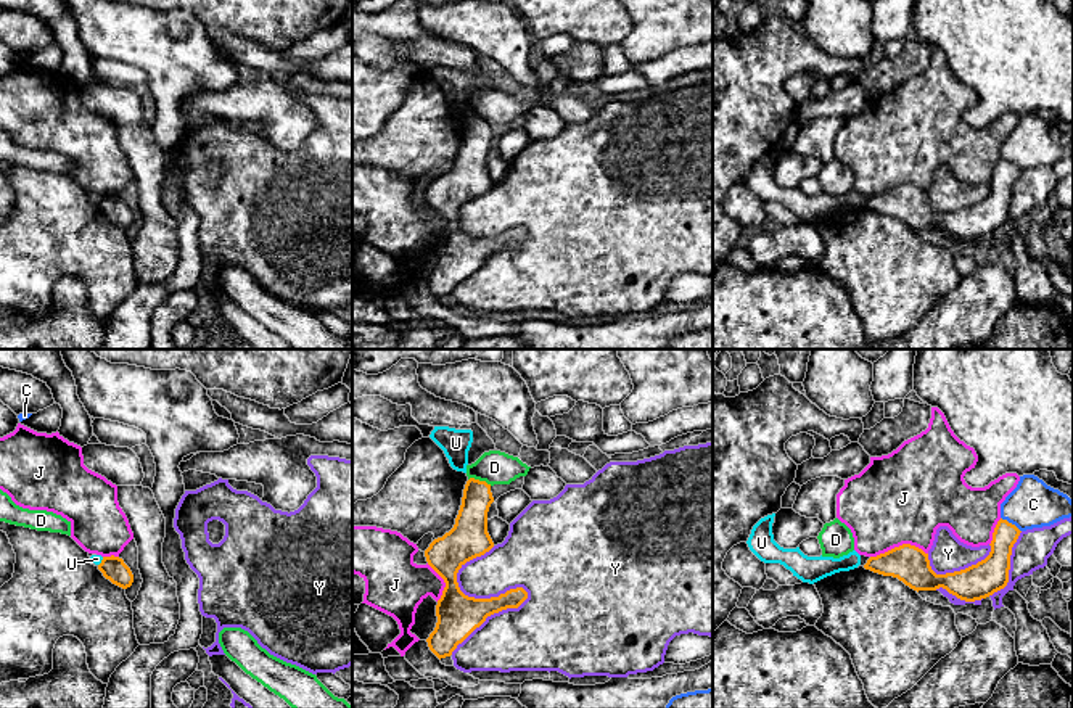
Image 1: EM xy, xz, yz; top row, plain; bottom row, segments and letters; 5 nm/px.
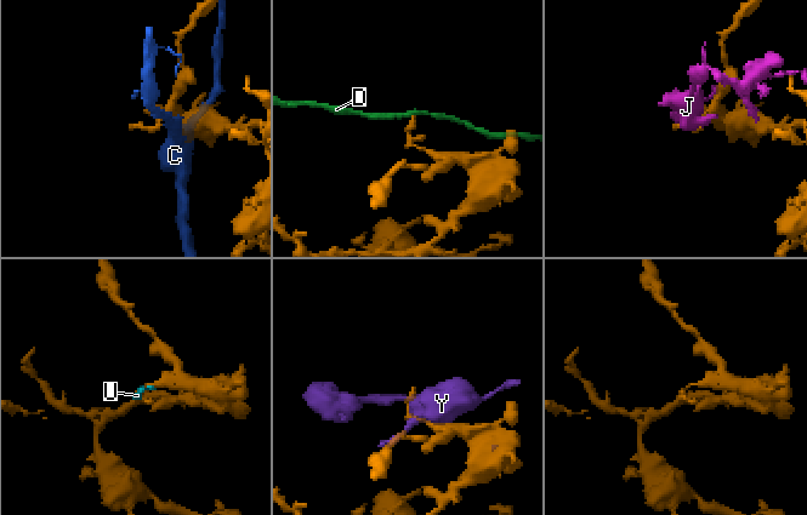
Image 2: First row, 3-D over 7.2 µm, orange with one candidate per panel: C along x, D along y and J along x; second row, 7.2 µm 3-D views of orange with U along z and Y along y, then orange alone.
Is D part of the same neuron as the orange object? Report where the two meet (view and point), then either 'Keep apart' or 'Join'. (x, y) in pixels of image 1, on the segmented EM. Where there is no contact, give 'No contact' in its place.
Touches orange at xz (478, 480). Keep apart

